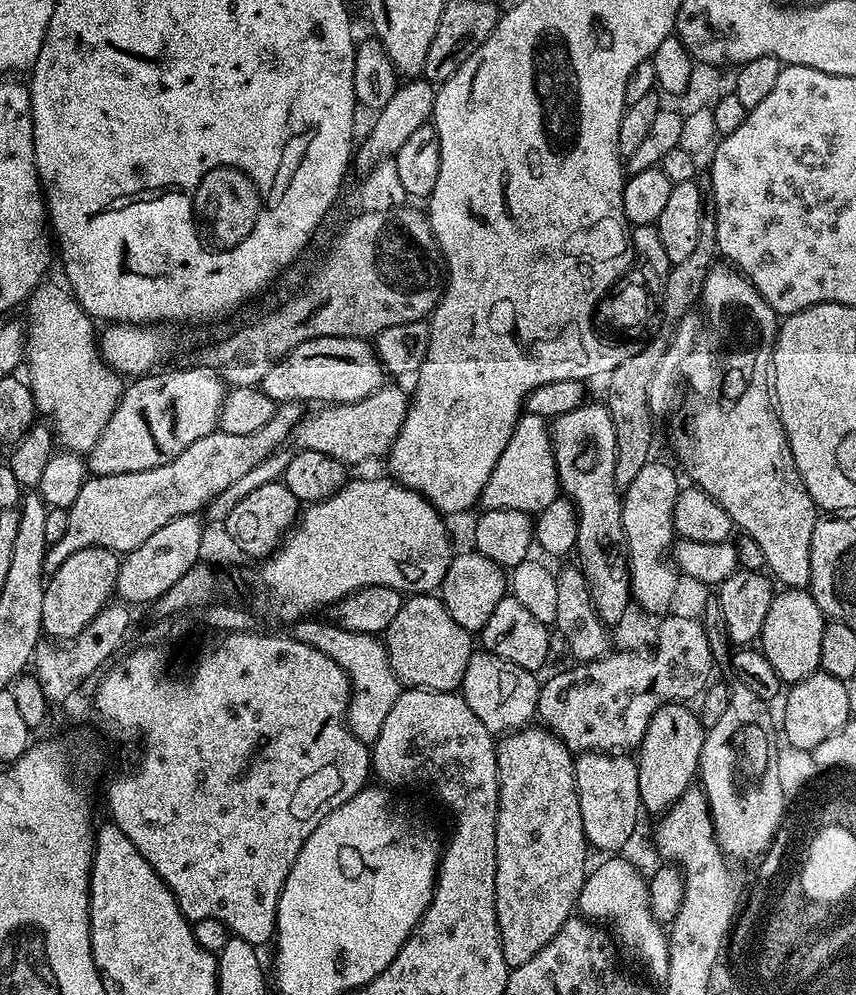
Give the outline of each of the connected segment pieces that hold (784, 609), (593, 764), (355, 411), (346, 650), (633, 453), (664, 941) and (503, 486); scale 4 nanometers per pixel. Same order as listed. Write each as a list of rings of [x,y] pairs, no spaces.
[[[784,588],[777,591],[770,602],[770,610],[758,639],[758,648],[769,660],[780,681],[791,686],[820,671],[822,630],[826,623],[824,611],[814,602],[811,591],[802,588]]]
[[[586,752],[577,755],[574,763],[584,836],[593,849],[601,848],[604,854],[619,853],[620,847],[635,834],[636,823],[642,817],[635,759],[628,754]]]
[[[385,386],[362,398],[358,402],[349,404],[325,404],[317,407],[317,412],[301,415],[300,420],[294,426],[294,430],[288,435],[287,446],[277,448],[272,455],[266,457],[254,470],[242,474],[231,486],[226,486],[222,494],[218,494],[209,501],[206,506],[206,513],[212,520],[227,521],[230,510],[246,498],[258,486],[275,484],[283,477],[286,466],[290,466],[290,458],[294,453],[314,450],[322,454],[330,454],[330,458],[340,460],[345,466],[360,464],[363,460],[372,460],[375,456],[387,457],[388,451],[392,449],[392,443],[398,438],[398,434],[404,425],[404,419],[408,416],[410,396],[400,388]]]
[[[316,619],[296,621],[291,625],[290,635],[298,642],[306,642],[322,650],[322,654],[334,658],[334,662],[344,668],[348,681],[352,684],[352,696],[348,700],[348,728],[363,744],[370,746],[378,738],[378,730],[382,730],[386,714],[390,714],[394,702],[398,702],[402,691],[400,680],[390,666],[390,658],[383,643],[373,633],[346,630],[327,619]]]
[[[702,191],[702,205],[699,213],[699,229],[697,245],[693,253],[683,262],[673,265],[670,274],[664,280],[664,288],[660,293],[662,304],[666,310],[667,328],[661,330],[644,348],[629,356],[625,362],[616,366],[607,375],[608,386],[604,398],[610,418],[614,422],[614,438],[616,439],[616,457],[614,458],[614,486],[622,494],[634,482],[634,477],[653,459],[652,456],[652,421],[654,415],[648,401],[648,388],[659,368],[661,359],[670,344],[670,337],[677,322],[697,305],[705,276],[715,263],[718,250],[718,202],[712,197],[711,191]]]
[[[616,854],[604,858],[593,872],[591,869],[585,875],[580,891],[579,915],[607,926],[621,945],[624,943],[630,951],[637,952],[644,959],[649,977],[663,978],[668,972],[668,934],[665,925],[659,924],[650,910],[645,873],[640,873],[630,861],[622,857]]]
[[[525,411],[514,426],[514,434],[510,434],[510,442],[506,442],[506,450],[502,450],[502,458],[498,458],[498,466],[494,466],[494,474],[490,474],[490,482],[486,482],[482,490],[480,504],[485,509],[505,508],[539,514],[560,495],[549,421]]]

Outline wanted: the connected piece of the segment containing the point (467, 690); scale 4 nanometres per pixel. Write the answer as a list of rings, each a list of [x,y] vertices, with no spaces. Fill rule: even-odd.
[[[476,650],[473,651],[470,662],[466,662],[466,674],[459,691],[466,706],[478,714],[478,722],[482,722],[488,732],[507,734],[533,723],[540,685],[537,673],[527,672],[522,666],[514,666],[514,662],[498,658],[498,654]]]

